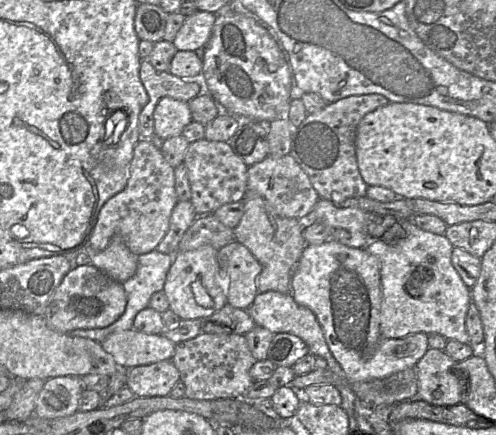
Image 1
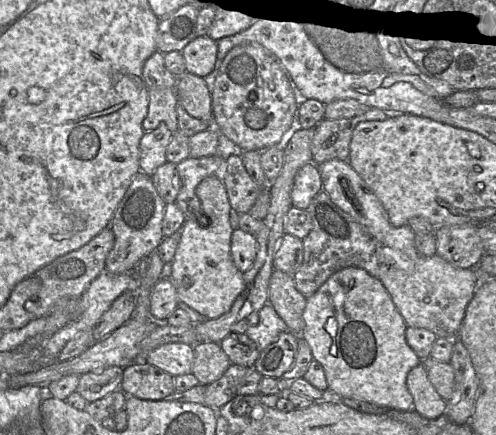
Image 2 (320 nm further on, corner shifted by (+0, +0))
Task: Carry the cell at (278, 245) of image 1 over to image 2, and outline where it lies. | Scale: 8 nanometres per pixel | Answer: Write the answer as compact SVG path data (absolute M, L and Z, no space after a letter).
M273 270L269 283L268 303L274 307L277 314L284 320L289 331L297 335L300 335L304 328L303 312L306 307L306 300L307 298L296 289L293 276L280 270Z

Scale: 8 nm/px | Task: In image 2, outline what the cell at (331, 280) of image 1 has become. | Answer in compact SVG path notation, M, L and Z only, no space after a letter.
M347 267L335 272L307 298L303 321L300 337L309 345L313 359L323 366L328 388L333 393L391 409L414 410L414 400L407 388L406 378L408 372L421 360L407 344L405 320L379 279L358 267Z

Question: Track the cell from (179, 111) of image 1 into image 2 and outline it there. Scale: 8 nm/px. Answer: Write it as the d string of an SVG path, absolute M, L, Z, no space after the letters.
M167 126L144 132L139 145L140 171L152 177L154 171L167 161L166 149L172 135L173 132Z

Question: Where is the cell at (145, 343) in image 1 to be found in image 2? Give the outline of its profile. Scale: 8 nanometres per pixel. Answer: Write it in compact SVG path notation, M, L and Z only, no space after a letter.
M166 343L150 351L144 361L174 377L189 374L194 362L194 346Z

